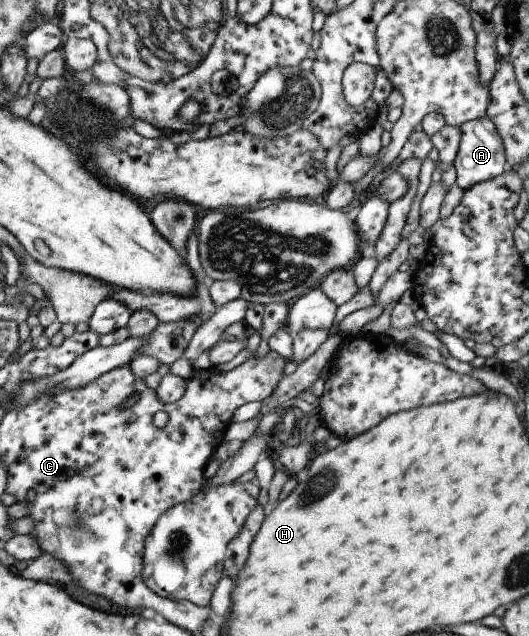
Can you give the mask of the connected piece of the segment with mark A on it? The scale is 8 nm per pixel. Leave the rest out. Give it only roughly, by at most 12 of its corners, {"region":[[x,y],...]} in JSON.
{"region":[[486,116],[459,126],[452,163],[465,191],[508,168]]}

